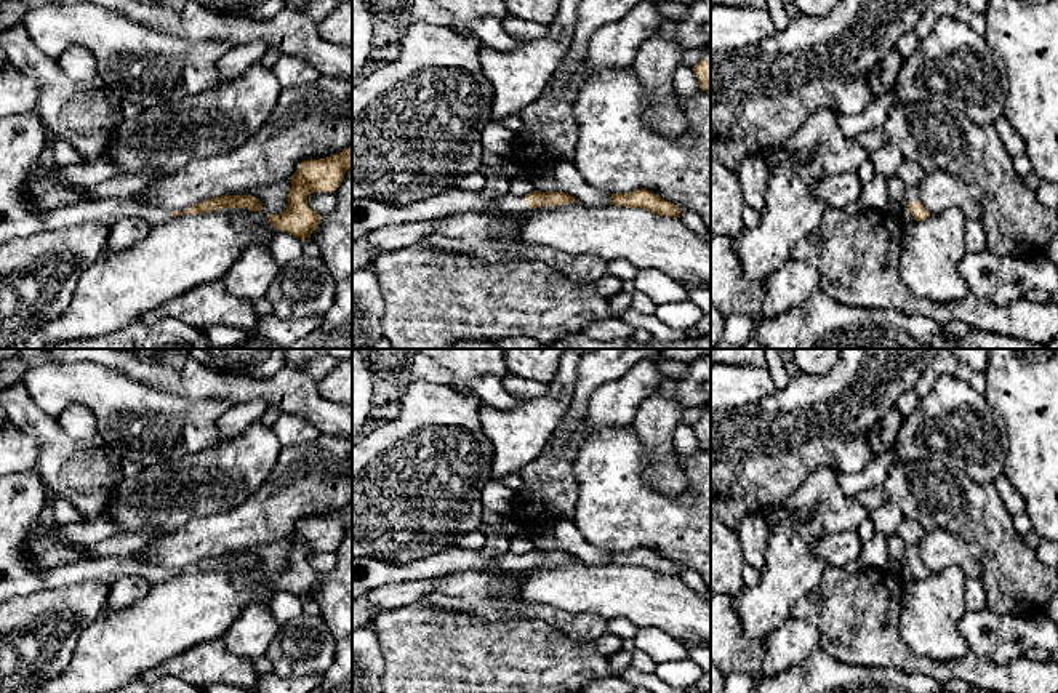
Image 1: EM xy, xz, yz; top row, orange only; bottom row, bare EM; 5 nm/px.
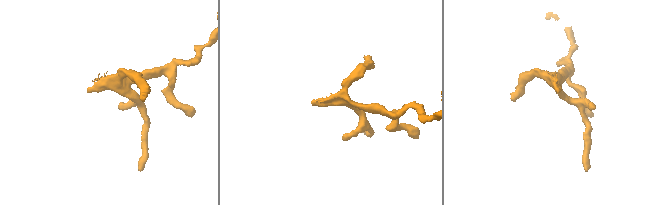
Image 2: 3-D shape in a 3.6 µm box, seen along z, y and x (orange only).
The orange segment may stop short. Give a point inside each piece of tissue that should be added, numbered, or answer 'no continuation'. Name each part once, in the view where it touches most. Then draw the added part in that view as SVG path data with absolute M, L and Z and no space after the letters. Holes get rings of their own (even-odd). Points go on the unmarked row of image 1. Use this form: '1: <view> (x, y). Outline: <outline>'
1: yz (911, 552). Outline: M906 546L906 547L904 547L904 560L906 560L906 565L908 565L911 560L917 560L917 562L922 563L919 546Z

